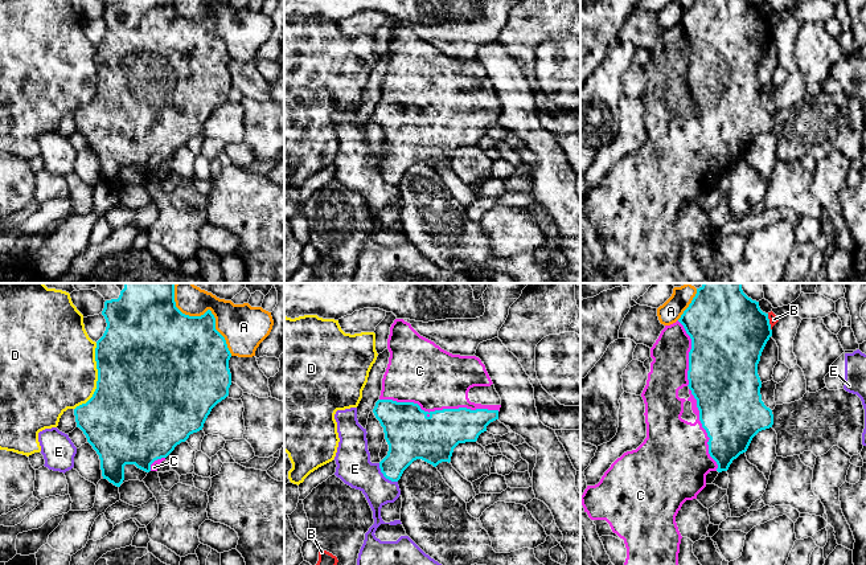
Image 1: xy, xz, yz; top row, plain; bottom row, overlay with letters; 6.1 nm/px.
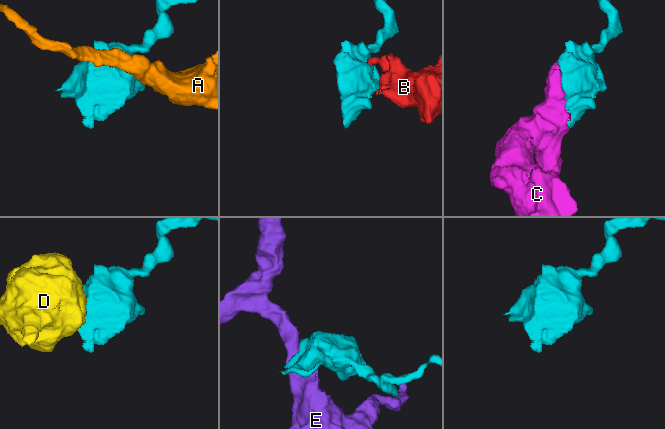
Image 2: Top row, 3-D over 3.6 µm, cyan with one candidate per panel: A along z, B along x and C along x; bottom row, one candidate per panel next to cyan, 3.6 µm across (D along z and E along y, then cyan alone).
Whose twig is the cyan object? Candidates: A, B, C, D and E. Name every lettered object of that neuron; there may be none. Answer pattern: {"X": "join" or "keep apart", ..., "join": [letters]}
{"A": "keep apart", "B": "keep apart", "C": "join", "D": "keep apart", "E": "keep apart", "join": ["C"]}

